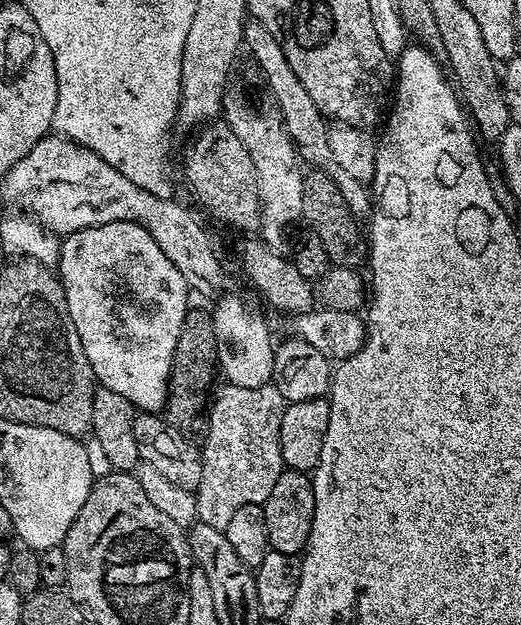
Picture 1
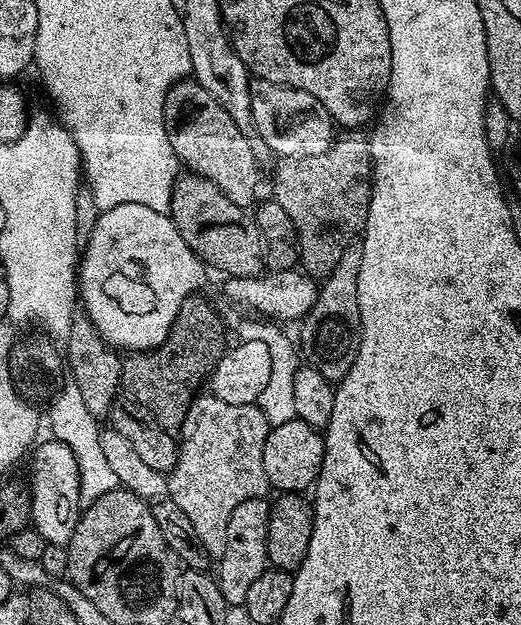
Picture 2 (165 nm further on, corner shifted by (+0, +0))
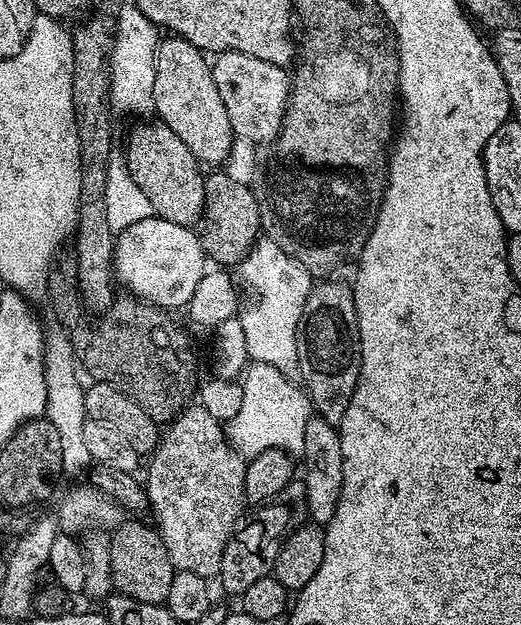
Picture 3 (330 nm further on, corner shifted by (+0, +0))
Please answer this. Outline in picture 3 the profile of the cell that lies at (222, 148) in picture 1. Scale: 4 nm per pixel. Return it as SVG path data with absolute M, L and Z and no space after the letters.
M168 34L157 43L156 53L154 54L154 102L152 103L155 115L157 116L159 123L170 126L170 130L174 130L174 134L178 134L178 138L182 138L182 142L186 142L186 146L190 146L190 150L195 154L197 160L201 165L208 166L208 164L216 164L212 166L220 166L225 163L232 149L233 134L232 127L230 126L230 118L226 118L226 106L222 106L222 97L218 95L218 86L214 86L214 78L212 77L212 65L209 57L205 53L201 52L199 48L196 48L190 42L186 42L180 36L175 34Z

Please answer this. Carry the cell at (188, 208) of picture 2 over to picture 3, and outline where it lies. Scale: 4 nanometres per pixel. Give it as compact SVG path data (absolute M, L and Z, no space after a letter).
M140 122L136 129L128 136L128 145L124 148L122 159L128 168L130 178L134 178L134 186L138 186L138 190L142 190L142 194L146 194L146 198L150 198L150 206L153 213L161 216L166 222L174 222L175 224L195 225L201 219L204 211L204 182L205 173L202 171L202 165L197 160L195 154L190 150L190 146L186 146L186 142L182 142L182 138L178 138L178 134L174 134L174 130L170 130L170 126L159 122L153 124L144 124L148 122Z

